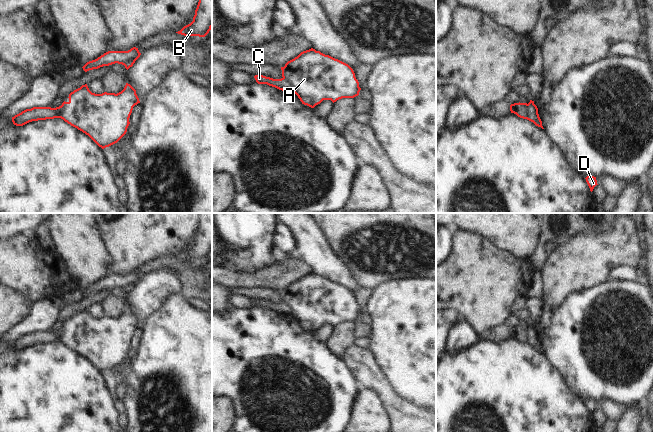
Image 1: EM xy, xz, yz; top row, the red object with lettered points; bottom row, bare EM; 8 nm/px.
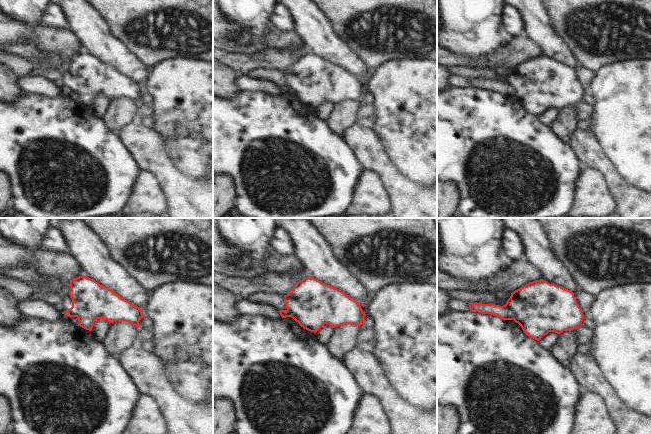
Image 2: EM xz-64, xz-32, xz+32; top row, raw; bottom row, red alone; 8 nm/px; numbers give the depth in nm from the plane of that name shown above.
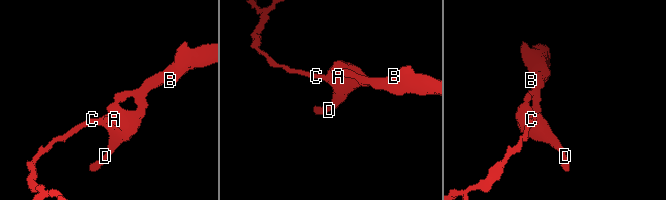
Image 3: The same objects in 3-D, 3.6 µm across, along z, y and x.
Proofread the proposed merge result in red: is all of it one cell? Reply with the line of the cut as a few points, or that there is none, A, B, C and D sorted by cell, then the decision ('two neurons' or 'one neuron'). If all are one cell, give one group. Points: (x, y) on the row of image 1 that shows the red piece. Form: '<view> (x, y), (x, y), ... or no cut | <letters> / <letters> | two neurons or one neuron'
yz (528, 104), (527, 119) | A B D / C | two neurons

